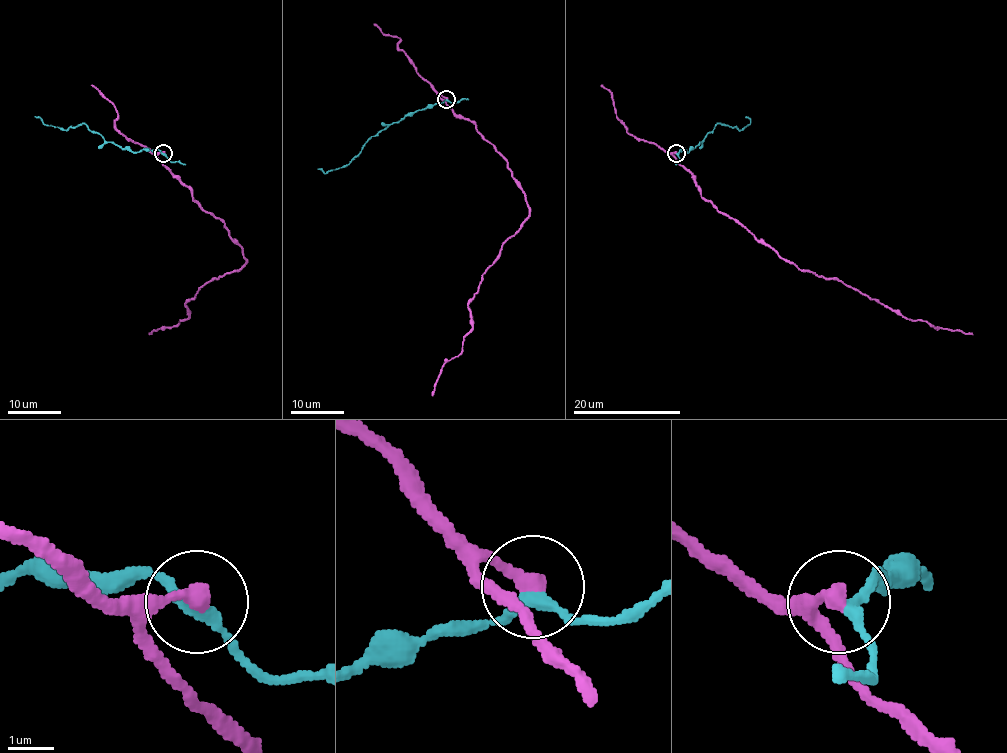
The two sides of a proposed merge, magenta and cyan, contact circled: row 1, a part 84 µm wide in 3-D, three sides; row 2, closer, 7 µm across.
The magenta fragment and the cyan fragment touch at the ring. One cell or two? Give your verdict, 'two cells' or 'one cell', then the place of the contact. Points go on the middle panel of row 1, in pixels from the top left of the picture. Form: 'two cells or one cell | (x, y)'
two cells | (446, 99)

